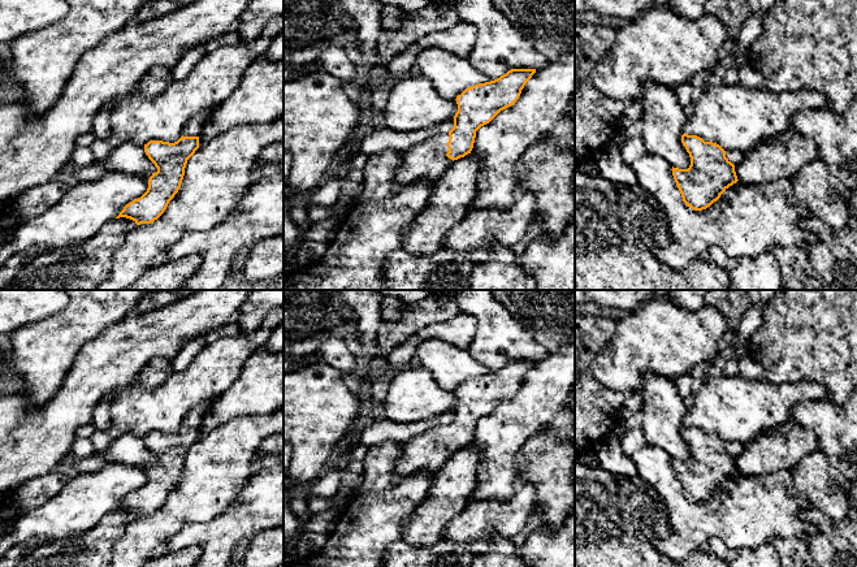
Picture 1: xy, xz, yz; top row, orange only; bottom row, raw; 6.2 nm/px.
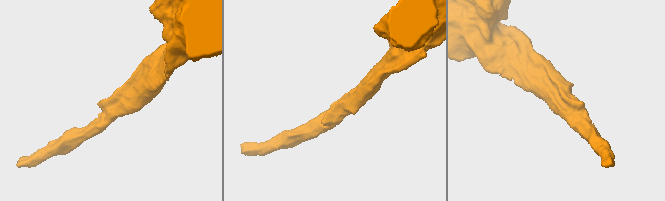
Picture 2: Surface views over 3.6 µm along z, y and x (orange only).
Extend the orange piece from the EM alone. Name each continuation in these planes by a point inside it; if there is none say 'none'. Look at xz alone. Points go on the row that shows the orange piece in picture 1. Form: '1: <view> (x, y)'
1: xz (427, 160)

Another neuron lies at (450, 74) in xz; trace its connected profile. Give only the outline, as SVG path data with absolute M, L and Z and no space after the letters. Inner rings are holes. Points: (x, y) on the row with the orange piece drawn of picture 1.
M436 47L420 51L415 64L445 99L456 99L466 88L490 82L467 59Z

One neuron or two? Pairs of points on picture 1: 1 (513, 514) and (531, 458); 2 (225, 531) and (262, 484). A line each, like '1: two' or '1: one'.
1: two
2: one

